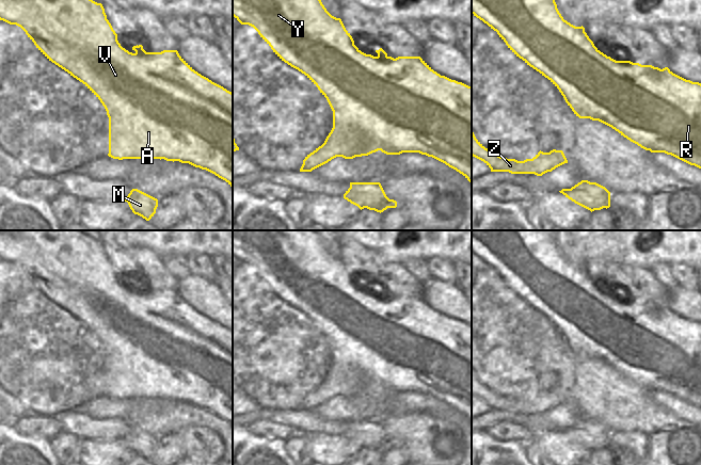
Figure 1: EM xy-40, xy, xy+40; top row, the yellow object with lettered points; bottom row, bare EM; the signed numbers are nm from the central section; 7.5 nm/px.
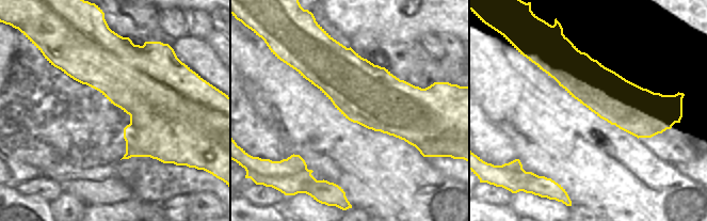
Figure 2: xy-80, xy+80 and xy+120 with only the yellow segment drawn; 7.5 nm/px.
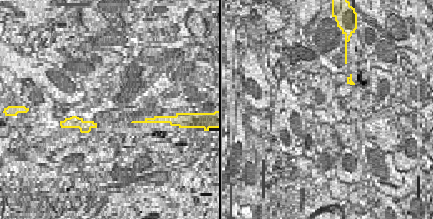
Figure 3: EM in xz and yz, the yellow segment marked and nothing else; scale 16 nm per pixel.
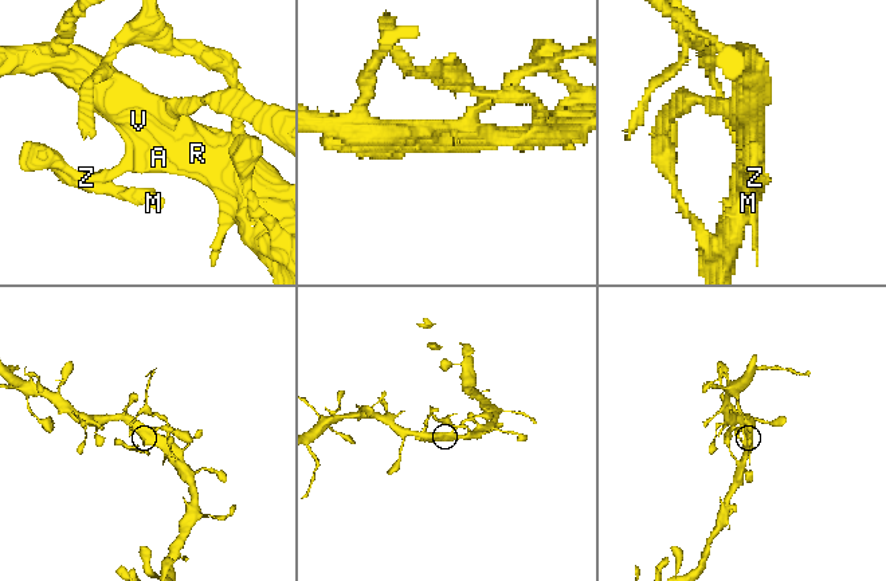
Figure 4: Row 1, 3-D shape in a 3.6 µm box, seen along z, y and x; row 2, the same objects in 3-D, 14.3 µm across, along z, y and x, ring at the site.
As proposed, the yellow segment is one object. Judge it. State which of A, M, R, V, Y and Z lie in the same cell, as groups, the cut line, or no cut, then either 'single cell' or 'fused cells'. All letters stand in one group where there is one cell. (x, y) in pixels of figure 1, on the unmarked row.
A M R V Y Z | no cut | single cell

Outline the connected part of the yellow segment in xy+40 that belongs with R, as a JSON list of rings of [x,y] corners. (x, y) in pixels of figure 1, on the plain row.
[[[472,230],[472,253],[497,271],[508,287],[547,317],[579,357],[599,359],[651,391],[665,391],[701,407],[701,322],[652,304],[616,300],[601,291],[585,271],[563,258],[555,238],[543,230]]]

